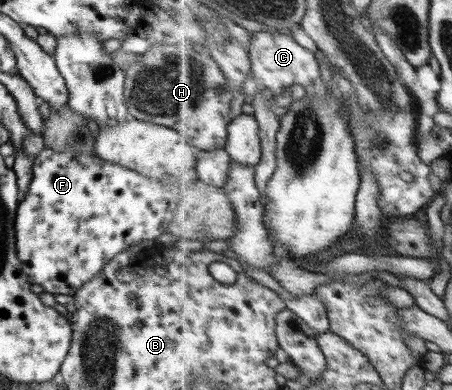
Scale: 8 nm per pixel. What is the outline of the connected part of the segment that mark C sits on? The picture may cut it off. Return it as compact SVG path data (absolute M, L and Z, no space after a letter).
M266 31L254 32L250 42L250 54L253 66L253 76L264 87L273 90L276 95L282 95L286 88L300 90L308 84L317 85L322 78L322 68L316 58L316 53L302 46L293 35L276 35Z

